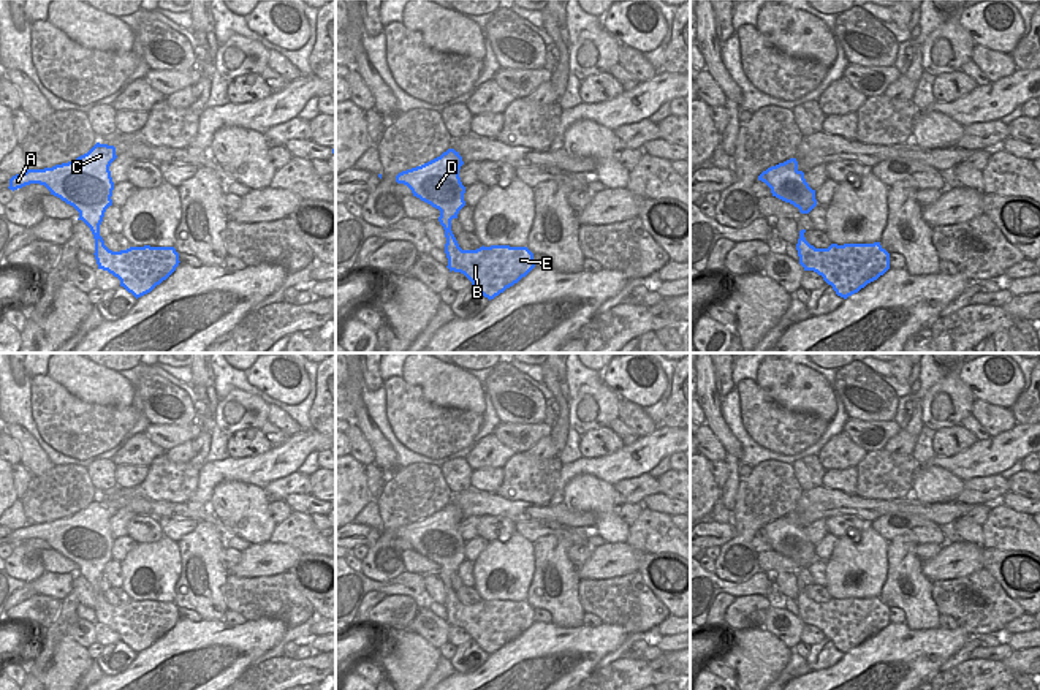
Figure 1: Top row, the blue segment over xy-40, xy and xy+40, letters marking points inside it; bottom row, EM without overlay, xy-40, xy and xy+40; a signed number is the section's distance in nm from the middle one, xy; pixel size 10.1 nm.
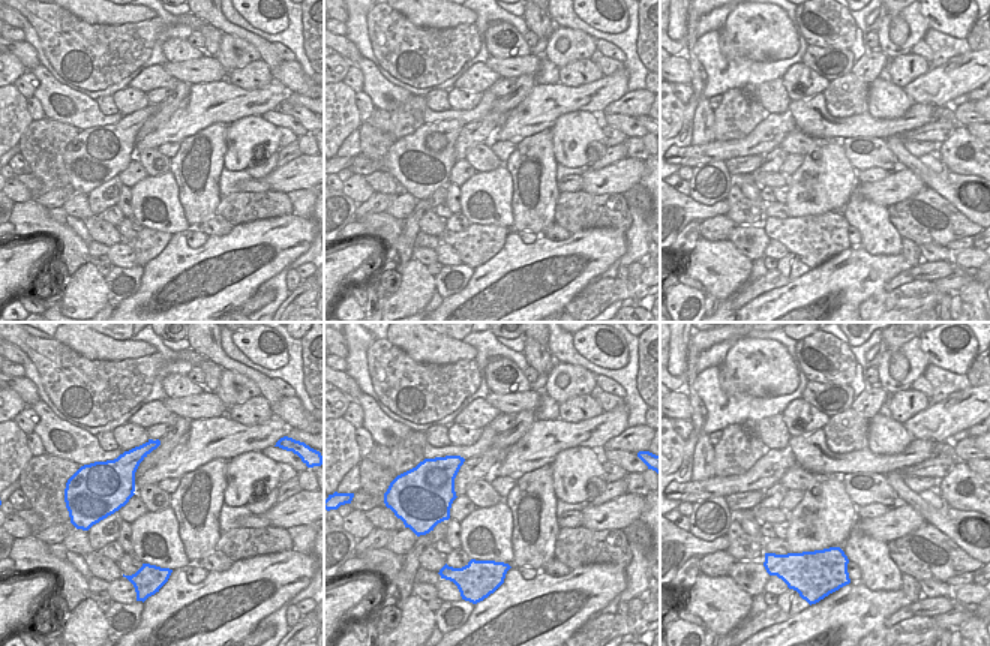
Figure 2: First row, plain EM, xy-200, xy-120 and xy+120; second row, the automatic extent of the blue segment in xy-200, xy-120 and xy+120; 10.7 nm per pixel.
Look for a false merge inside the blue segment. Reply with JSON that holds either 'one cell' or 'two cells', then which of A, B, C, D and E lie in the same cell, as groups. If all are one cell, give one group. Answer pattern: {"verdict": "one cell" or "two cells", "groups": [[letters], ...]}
{"verdict": "one cell", "groups": [["A", "B", "C", "D", "E"]]}

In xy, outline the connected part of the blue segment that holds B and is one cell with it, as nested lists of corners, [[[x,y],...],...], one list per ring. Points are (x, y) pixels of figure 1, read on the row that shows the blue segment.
[[[448,149],[440,157],[402,171],[397,184],[407,185],[413,196],[440,210],[438,222],[445,229],[445,253],[450,272],[464,274],[476,290],[489,301],[518,283],[533,267],[533,253],[527,247],[491,245],[476,250],[462,250],[451,231],[451,220],[457,218],[465,206],[465,187],[459,169],[462,157]]]

